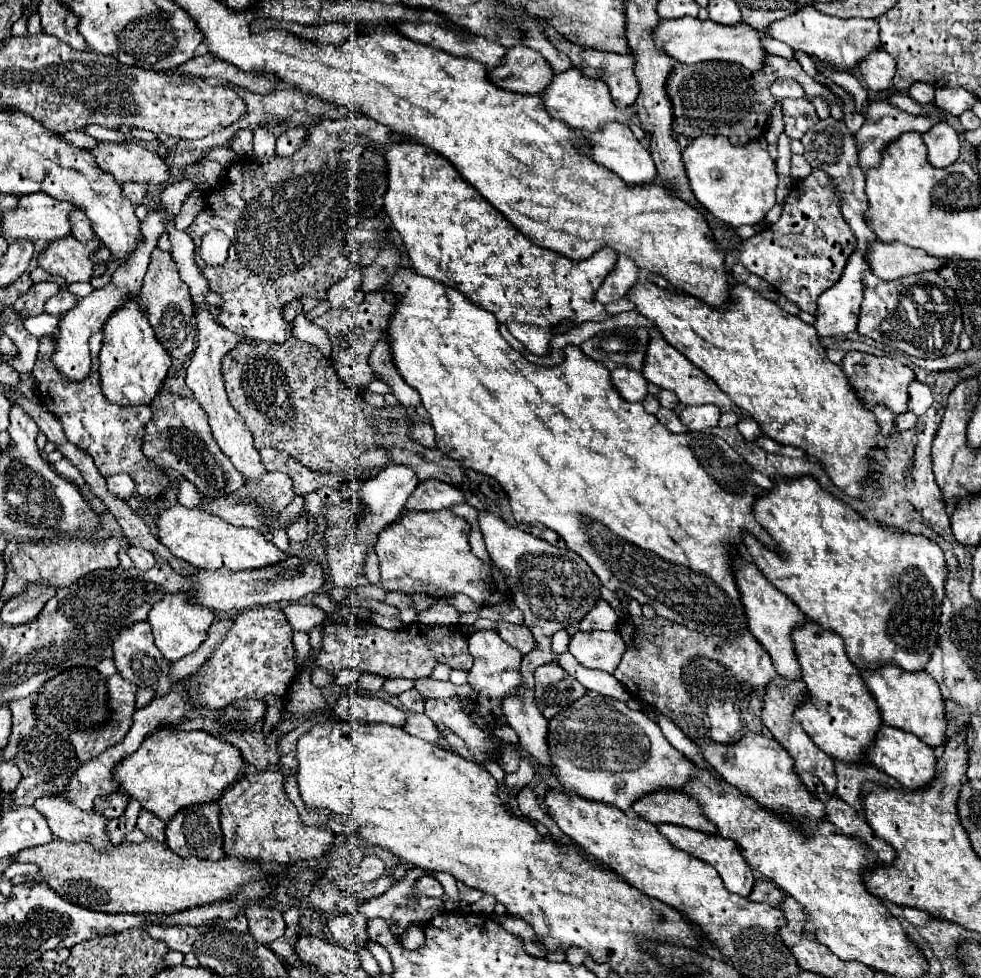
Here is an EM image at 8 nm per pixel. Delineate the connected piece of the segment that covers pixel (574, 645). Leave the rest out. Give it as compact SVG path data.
M616 630L602 632L576 632L570 638L568 650L572 656L586 668L596 668L604 672L614 672L616 664L620 664L620 656L624 654L624 640Z

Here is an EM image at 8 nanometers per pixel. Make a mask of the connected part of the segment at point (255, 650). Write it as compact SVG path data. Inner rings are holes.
M268 606L250 608L248 612L240 612L234 618L234 626L226 634L224 642L196 672L200 678L194 682L190 694L194 702L208 706L210 710L220 710L234 698L264 700L268 694L284 696L296 672L298 668L294 662L292 626L286 614Z

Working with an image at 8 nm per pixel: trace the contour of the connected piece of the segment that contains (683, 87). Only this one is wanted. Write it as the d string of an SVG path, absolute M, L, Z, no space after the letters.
M768 56L768 64L758 72L750 72L740 64L720 62L720 60L710 60L710 62L700 62L700 64L676 62L674 70L668 78L668 96L670 96L670 100L674 104L674 112L676 112L676 132L684 134L688 138L722 134L722 136L728 136L732 144L748 144L750 140L756 140L764 134L770 112L776 106L776 98L770 92L770 84L784 76L794 76L798 80L802 76L802 72L804 70L798 64L798 60L784 60L778 56Z

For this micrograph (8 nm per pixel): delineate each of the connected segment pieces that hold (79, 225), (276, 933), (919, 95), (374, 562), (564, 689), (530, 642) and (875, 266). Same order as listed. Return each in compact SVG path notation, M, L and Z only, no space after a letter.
M76 208L76 212L72 210L68 218L70 218L70 226L72 226L72 236L76 240L92 240L94 238L92 230L88 230L88 218L84 216L84 212L80 212Z
M252 904L246 908L250 934L258 942L274 942L286 932L286 922L282 920L282 912L270 904Z
M916 82L912 84L912 88L908 90L910 97L916 100L918 103L932 103L934 100L935 88L932 88L930 84L924 84L924 82Z
M372 552L372 556L368 558L368 566L366 566L366 578L370 584L378 586L378 578L380 578L380 572L378 572L378 558L376 554Z
M542 664L536 668L536 704L544 718L554 718L558 712L574 704L578 698L588 694L588 690L572 678L560 664Z
M498 622L498 634L504 642L518 648L522 654L528 654L534 648L534 638L530 630L524 624L510 624L510 622Z
M876 240L872 244L868 262L872 266L872 272L882 280L896 280L912 272L936 270L946 264L946 260L936 260L934 256L926 256L924 252L906 244L884 244L882 240Z

